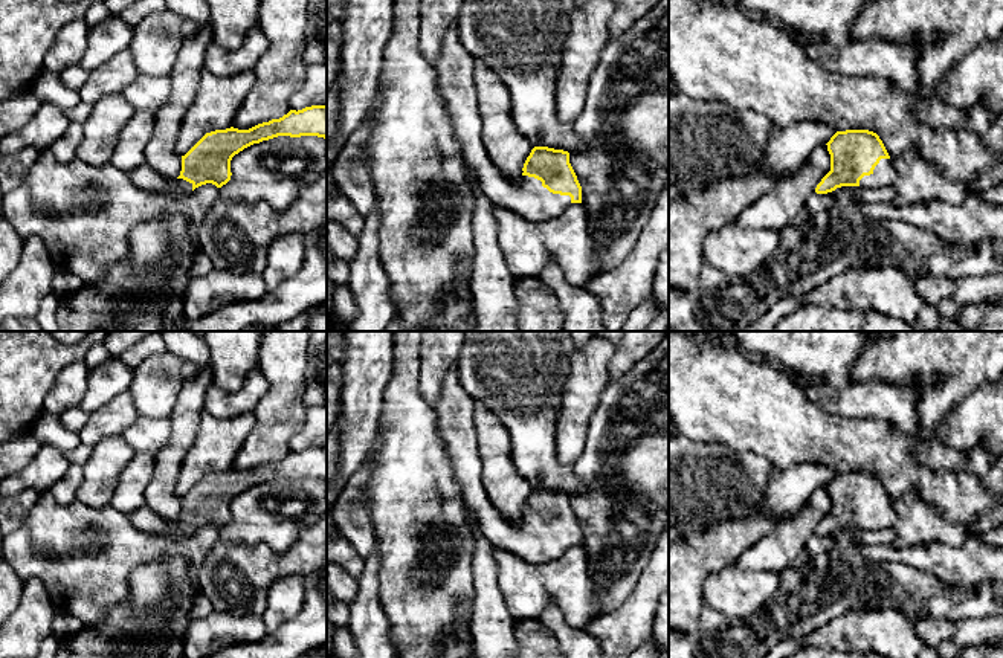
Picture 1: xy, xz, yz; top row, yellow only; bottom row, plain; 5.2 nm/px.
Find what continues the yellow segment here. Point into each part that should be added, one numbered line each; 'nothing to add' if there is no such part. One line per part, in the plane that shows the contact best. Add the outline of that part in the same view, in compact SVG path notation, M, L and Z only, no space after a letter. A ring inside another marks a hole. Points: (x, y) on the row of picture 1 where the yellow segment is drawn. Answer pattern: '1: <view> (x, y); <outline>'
1: xz (527, 197); M453 23L443 37L440 58L434 67L466 163L495 206L514 211L531 221L547 221L560 215L571 205L569 195L550 192L534 177L508 179L485 151L479 128L478 92L472 78L473 63L475 58L463 46Z

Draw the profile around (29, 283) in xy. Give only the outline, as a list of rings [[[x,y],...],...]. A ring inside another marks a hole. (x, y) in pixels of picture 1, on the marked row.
[[[24,238],[20,263],[0,284],[0,324],[8,318],[35,318],[40,302],[52,292],[55,269],[43,240]]]

